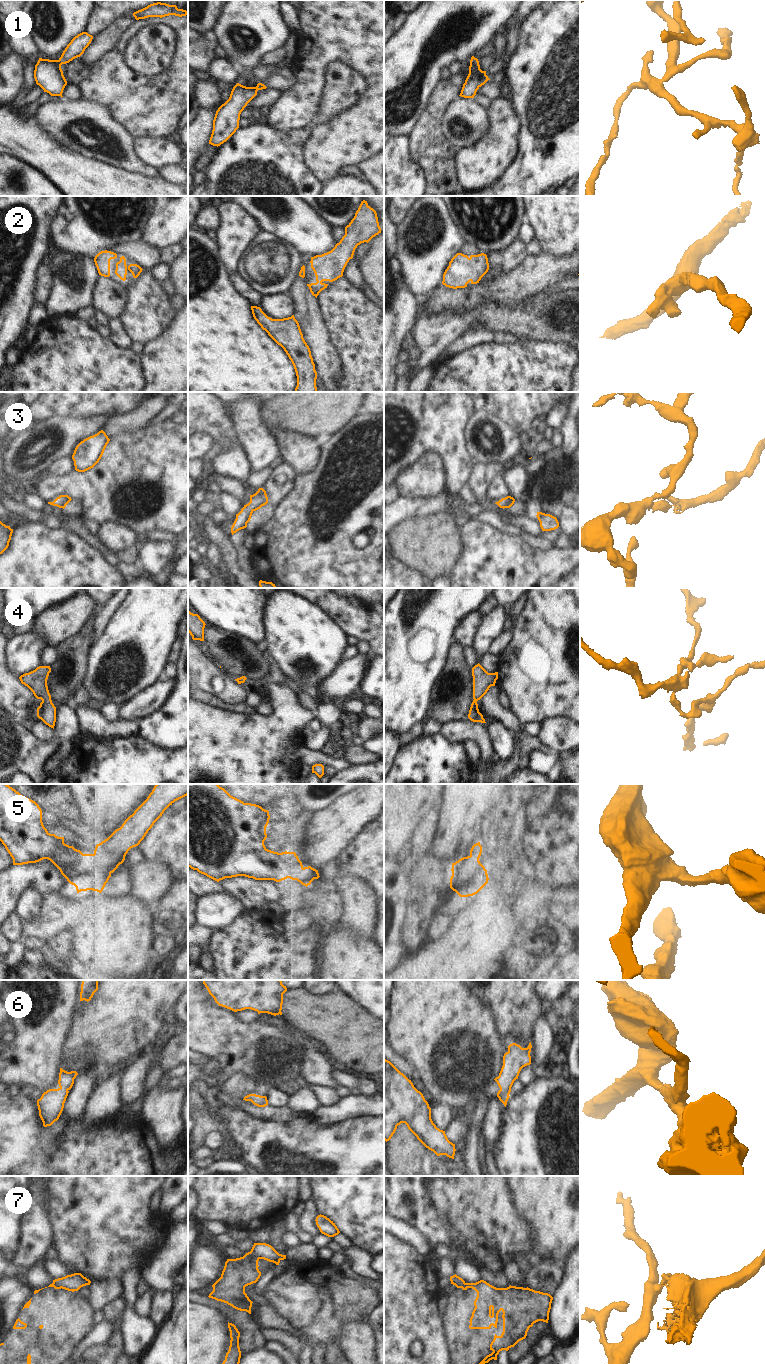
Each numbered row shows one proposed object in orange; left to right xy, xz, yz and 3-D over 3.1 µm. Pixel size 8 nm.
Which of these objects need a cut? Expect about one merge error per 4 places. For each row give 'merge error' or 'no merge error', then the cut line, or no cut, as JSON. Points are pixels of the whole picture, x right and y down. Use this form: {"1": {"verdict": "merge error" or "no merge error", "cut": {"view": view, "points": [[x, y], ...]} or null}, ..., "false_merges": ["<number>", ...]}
{"1": {"verdict": "no merge error", "cut": null}, "2": {"verdict": "no merge error", "cut": null}, "3": {"verdict": "no merge error", "cut": null}, "4": {"verdict": "no merge error", "cut": null}, "5": {"verdict": "no merge error", "cut": null}, "6": {"verdict": "no merge error", "cut": null}, "7": {"verdict": "merge error", "cut": {"view": "xz", "points": [[249, 1252], [260, 1258]]}}, "false_merges": ["7"]}

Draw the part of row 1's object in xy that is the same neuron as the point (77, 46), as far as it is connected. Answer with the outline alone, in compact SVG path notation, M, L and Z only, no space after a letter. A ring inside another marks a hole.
M82 32L71 40L58 60L39 58L34 70L36 84L51 96L63 97L62 93L67 81L63 75L61 65L80 57L92 39L92 35Z

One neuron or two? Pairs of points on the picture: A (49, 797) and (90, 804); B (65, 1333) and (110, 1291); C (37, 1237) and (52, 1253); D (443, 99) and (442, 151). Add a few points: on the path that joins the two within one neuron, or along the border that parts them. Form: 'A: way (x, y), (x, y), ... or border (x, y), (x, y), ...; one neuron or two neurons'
A: border (71, 794), (71, 799), (84, 813), (83, 823); two neurons
B: border (88, 1299), (96, 1309); two neurons
C: border (54, 1245), (47, 1251), (44, 1259); two neurons
D: way (434, 112), (434, 138); one neuron

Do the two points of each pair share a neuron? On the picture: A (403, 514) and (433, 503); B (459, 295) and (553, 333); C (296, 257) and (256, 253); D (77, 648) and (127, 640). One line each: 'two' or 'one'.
A: one
B: two
C: one
D: two

